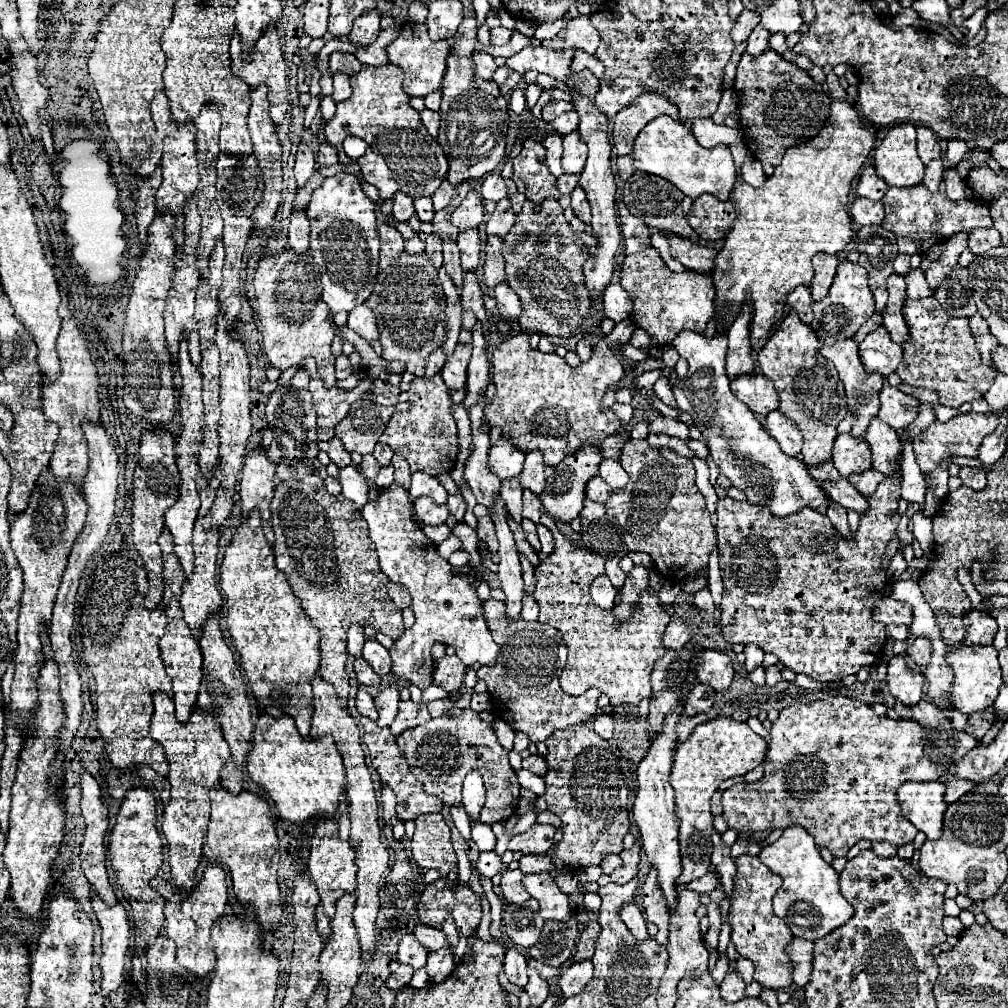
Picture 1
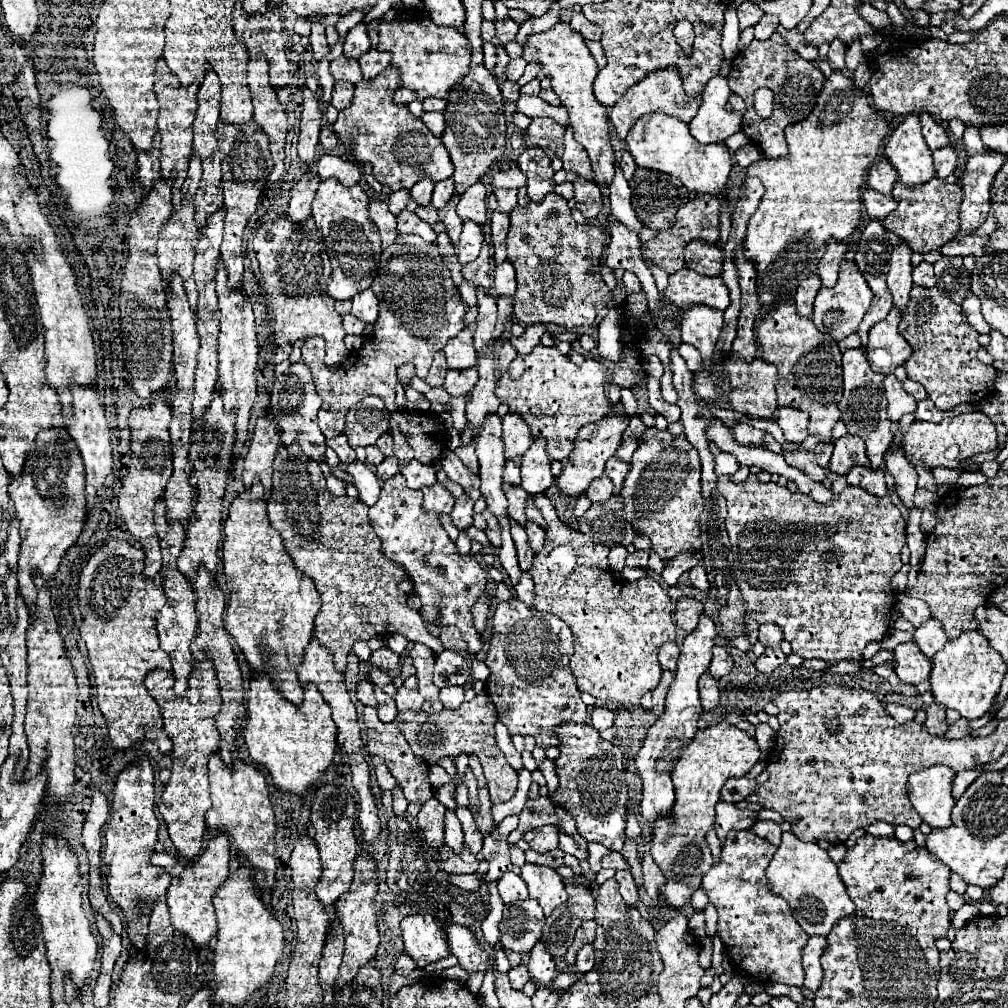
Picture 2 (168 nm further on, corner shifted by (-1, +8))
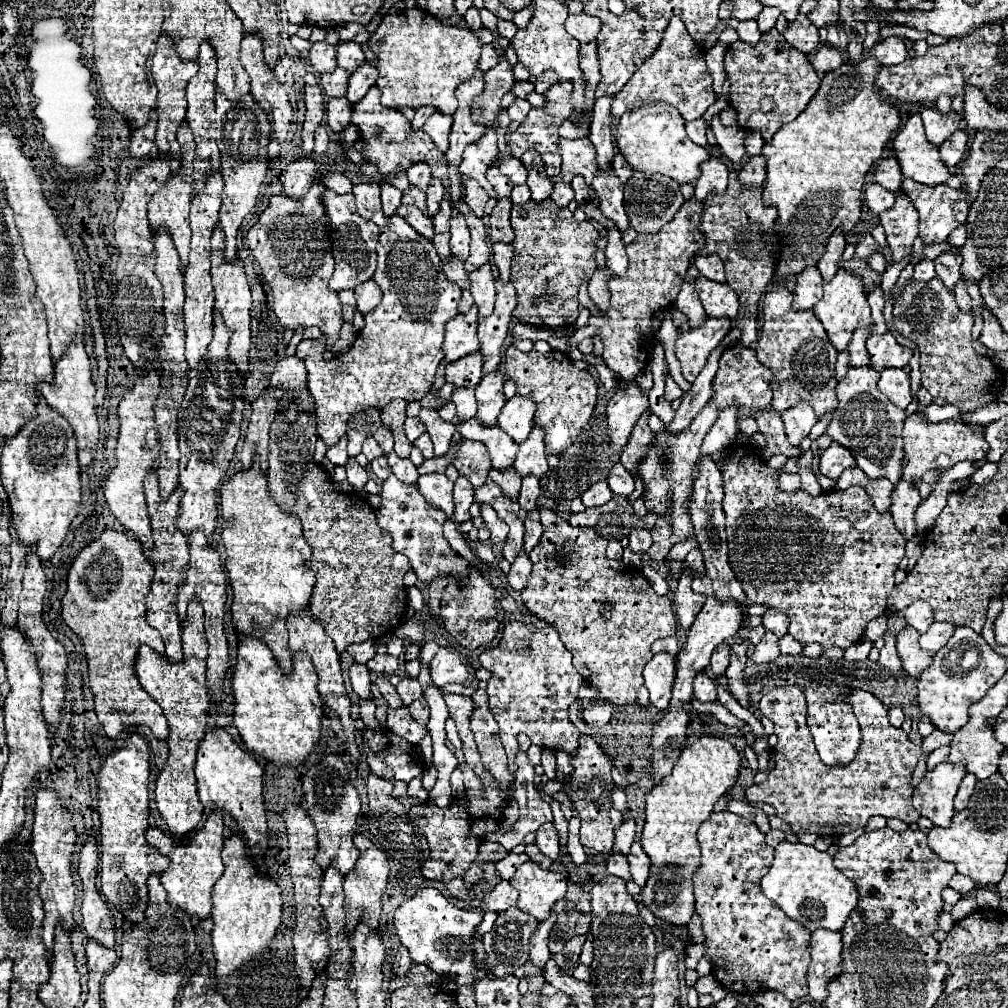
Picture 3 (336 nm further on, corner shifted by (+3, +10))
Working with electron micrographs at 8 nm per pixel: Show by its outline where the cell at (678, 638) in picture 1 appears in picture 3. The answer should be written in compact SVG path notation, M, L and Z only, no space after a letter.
M690 572L688 574L682 574L680 580L678 580L678 586L674 590L674 606L676 606L676 616L678 616L678 622L684 630L688 630L696 618L696 614L702 610L704 602L706 602L706 596L702 594L694 594L690 590L690 582L692 582L692 576Z

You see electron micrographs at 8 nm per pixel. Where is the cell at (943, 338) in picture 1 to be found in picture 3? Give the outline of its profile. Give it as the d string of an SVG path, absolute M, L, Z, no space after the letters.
M940 278L928 282L910 280L894 302L894 328L900 336L918 346L922 386L932 394L932 398L944 398L962 412L998 400L1004 388L1004 376L1000 376L998 368L988 358L974 352L970 340L972 326L974 316L956 306L954 294L942 286Z

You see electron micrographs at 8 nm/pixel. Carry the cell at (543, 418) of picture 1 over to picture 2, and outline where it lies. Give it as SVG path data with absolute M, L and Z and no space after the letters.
M504 342L500 348L500 380L496 394L502 402L508 402L512 412L518 412L534 438L546 438L546 452L552 460L566 460L574 448L578 430L584 424L592 424L610 414L612 406L604 394L606 366L600 360L588 358L582 366L576 366L568 356L560 354L556 346L546 348L538 344L528 356L524 356L526 370L518 380L508 376L508 366L516 360L516 350L510 342Z

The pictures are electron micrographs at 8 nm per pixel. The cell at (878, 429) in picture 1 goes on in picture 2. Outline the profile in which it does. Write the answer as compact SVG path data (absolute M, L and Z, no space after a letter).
M890 448L886 454L886 468L888 472L894 476L894 486L896 486L896 494L900 498L900 502L912 510L914 508L914 492L916 492L916 470L914 466L906 460L902 448L898 448L896 452Z

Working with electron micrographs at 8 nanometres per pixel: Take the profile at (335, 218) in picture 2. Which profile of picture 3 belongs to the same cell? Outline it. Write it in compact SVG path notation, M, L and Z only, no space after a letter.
M324 188L320 200L322 200L322 206L326 210L330 228L332 228L332 254L334 254L334 260L336 260L336 270L330 278L330 288L336 290L336 292L352 290L358 284L370 280L374 270L376 270L376 244L378 244L380 230L374 222L364 220L356 214L352 192L336 194L334 190Z

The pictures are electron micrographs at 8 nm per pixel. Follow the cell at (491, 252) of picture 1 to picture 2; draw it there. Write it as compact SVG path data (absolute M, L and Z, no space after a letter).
M492 212L490 216L492 222L492 244L494 244L494 260L496 264L506 260L506 234L510 226L510 216L504 212Z

